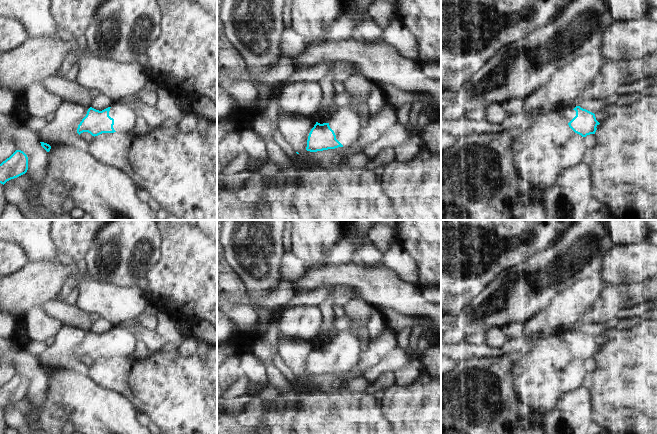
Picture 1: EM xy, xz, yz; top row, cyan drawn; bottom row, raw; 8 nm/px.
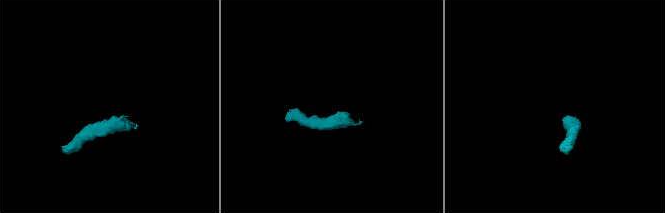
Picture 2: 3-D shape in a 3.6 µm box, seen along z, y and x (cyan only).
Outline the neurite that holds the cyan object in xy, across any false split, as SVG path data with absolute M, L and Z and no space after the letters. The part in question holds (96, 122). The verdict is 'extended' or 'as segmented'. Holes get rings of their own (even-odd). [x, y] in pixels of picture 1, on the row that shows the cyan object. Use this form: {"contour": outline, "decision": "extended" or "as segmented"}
{"contour": "M113 103L102 111L90 107L77 133L88 132L94 137L102 133L134 133L136 118L133 106L123 103Z", "decision": "extended"}

